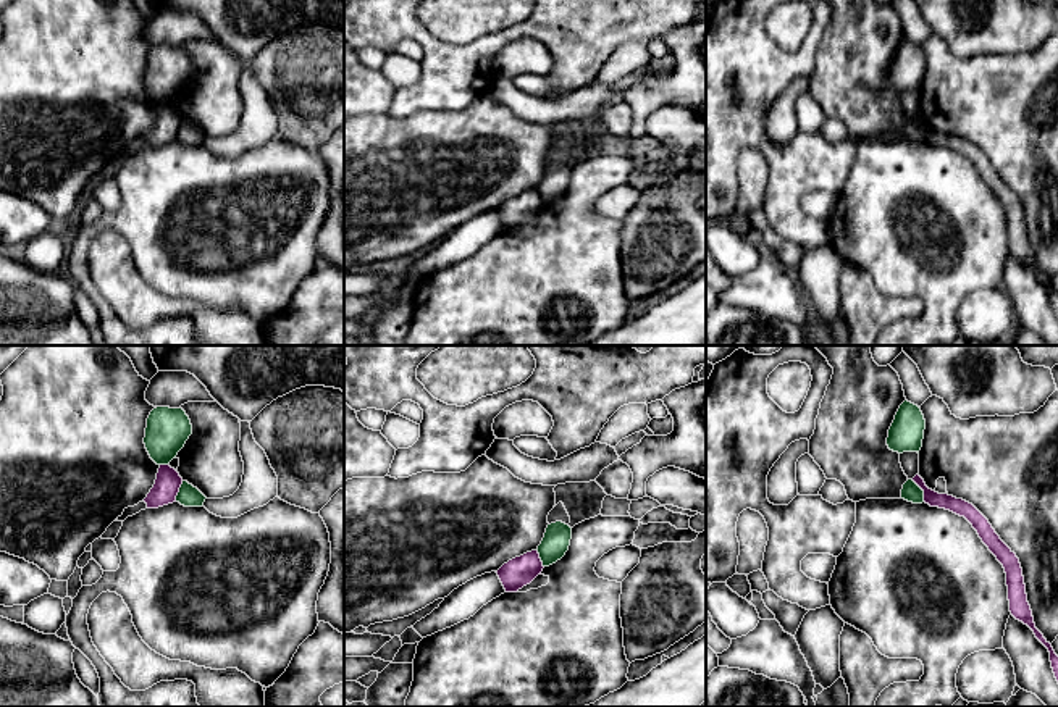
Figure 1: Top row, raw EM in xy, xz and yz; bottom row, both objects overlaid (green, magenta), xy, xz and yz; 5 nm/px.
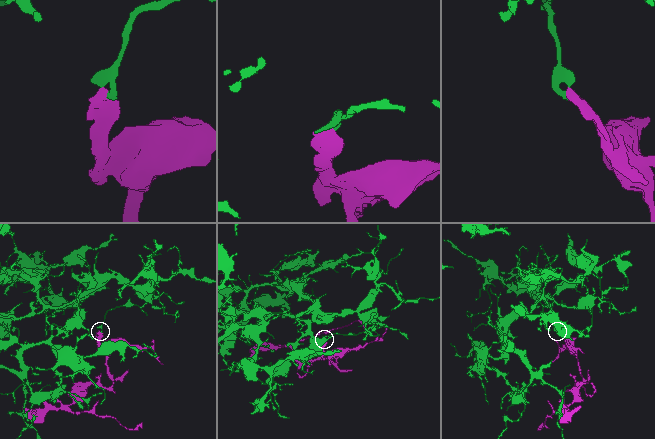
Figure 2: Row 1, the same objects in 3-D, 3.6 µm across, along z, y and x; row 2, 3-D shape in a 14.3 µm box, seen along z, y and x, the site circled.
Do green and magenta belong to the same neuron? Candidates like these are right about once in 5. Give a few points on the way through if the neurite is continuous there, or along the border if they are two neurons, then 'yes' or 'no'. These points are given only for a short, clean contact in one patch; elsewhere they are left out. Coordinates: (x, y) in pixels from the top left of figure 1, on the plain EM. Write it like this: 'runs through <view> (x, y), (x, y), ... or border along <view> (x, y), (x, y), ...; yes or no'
border along yz (911, 118), (923, 129), (924, 139); no

